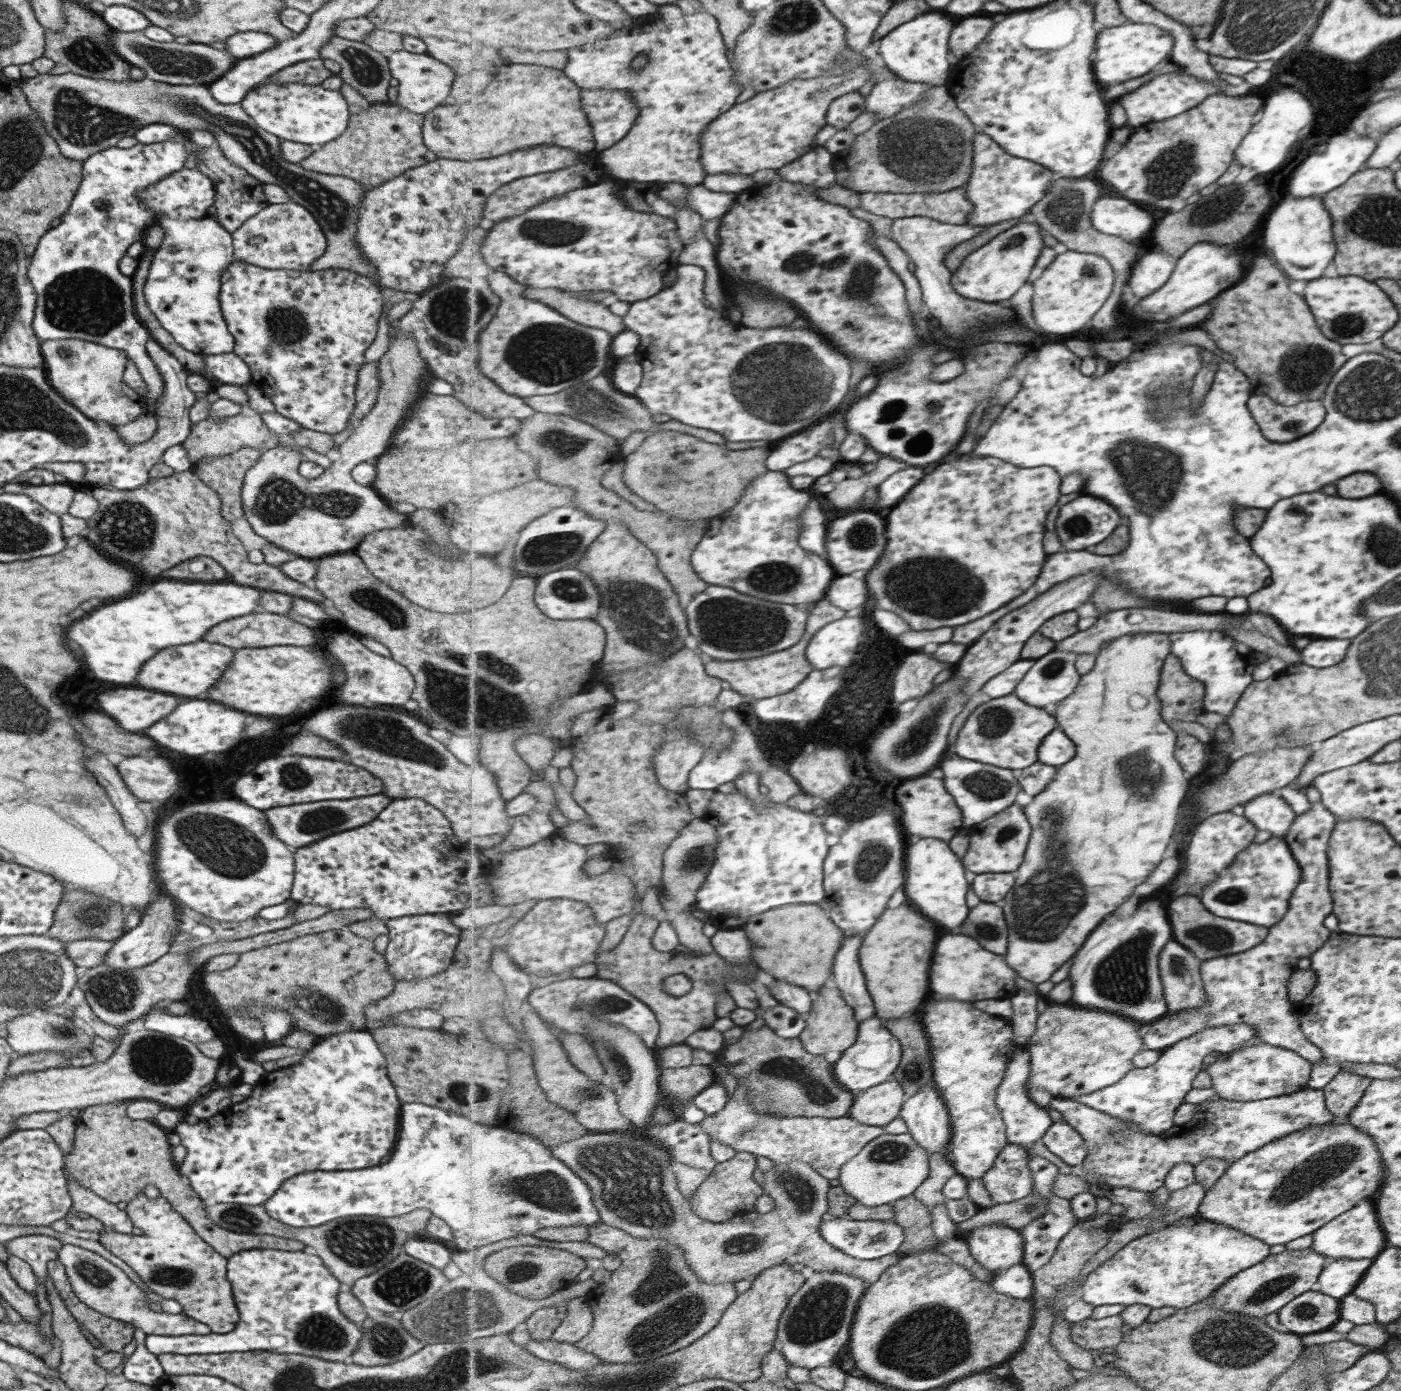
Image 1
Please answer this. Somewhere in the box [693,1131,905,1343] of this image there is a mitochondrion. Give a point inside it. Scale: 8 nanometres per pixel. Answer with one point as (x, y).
(798, 1189)

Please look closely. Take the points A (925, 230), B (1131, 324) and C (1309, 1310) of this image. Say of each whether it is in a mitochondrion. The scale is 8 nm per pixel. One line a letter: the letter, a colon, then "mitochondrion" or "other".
A: other
B: other
C: mitochondrion

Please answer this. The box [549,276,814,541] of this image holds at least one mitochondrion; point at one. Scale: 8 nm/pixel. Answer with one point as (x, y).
(610, 412)

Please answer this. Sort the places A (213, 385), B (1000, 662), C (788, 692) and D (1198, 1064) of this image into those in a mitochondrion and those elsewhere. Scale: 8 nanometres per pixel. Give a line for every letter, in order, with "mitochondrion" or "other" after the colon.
A: other
B: other
C: other
D: other

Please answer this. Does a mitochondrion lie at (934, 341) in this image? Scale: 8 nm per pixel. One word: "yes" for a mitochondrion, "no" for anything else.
no

